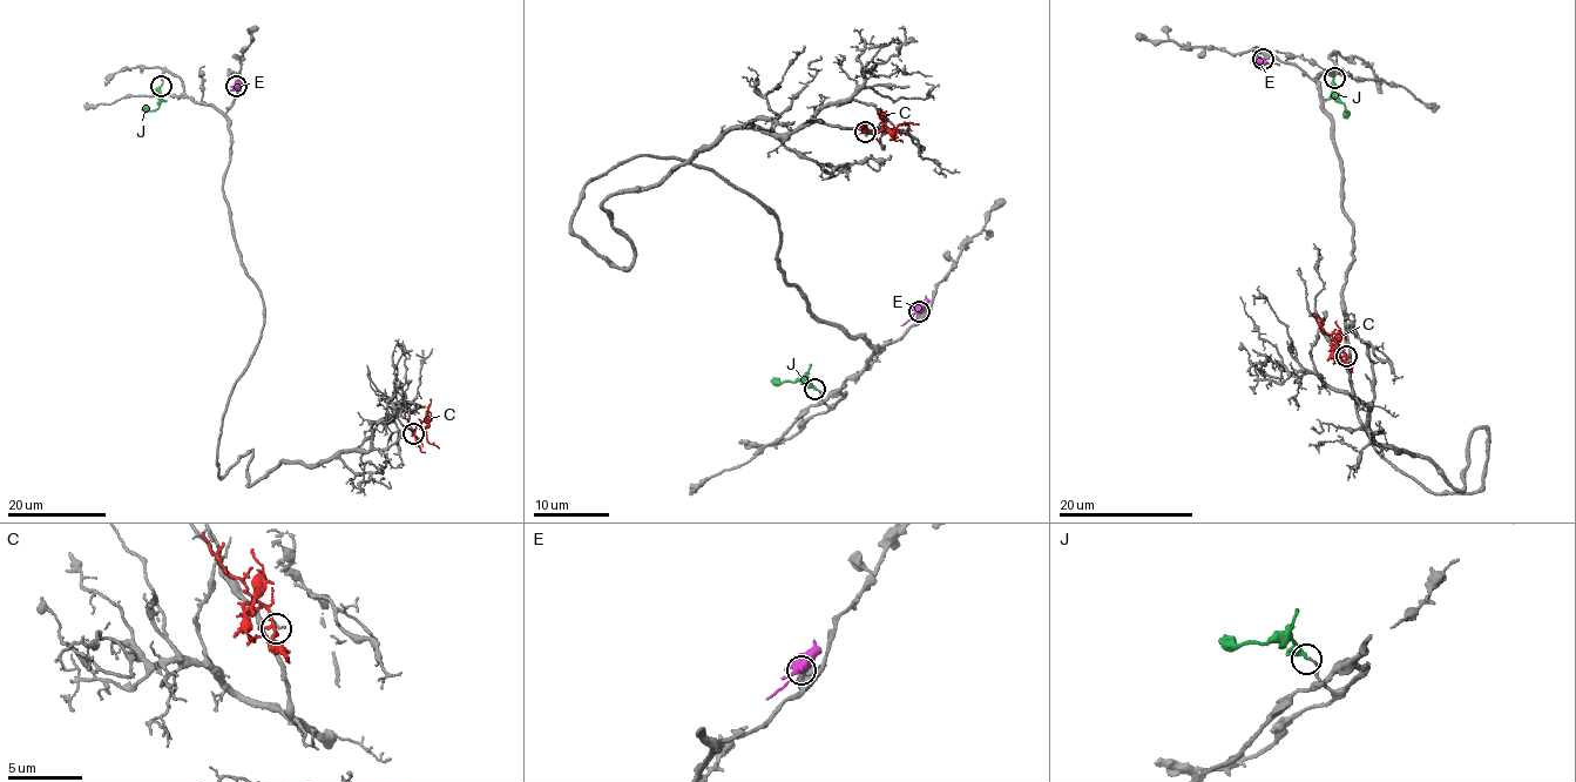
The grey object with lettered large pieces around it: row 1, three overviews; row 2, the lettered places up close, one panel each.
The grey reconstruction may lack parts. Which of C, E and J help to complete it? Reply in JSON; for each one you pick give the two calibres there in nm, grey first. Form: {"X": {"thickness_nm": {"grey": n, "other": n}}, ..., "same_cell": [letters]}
{"J": {"thickness_nm": {"grey": 170, "other": 200}}, "same_cell": ["J"]}

